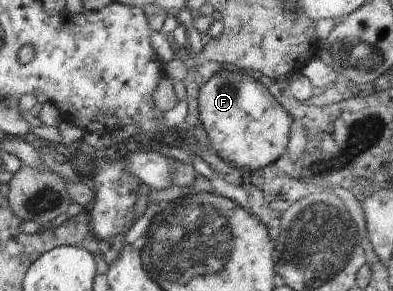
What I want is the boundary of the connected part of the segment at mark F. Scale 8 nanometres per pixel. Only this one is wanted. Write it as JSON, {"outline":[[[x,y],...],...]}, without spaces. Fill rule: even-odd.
{"outline":[[[222,70],[202,85],[199,93],[199,121],[210,139],[210,147],[231,166],[259,170],[277,161],[289,149],[294,119],[268,89],[252,76]]]}

